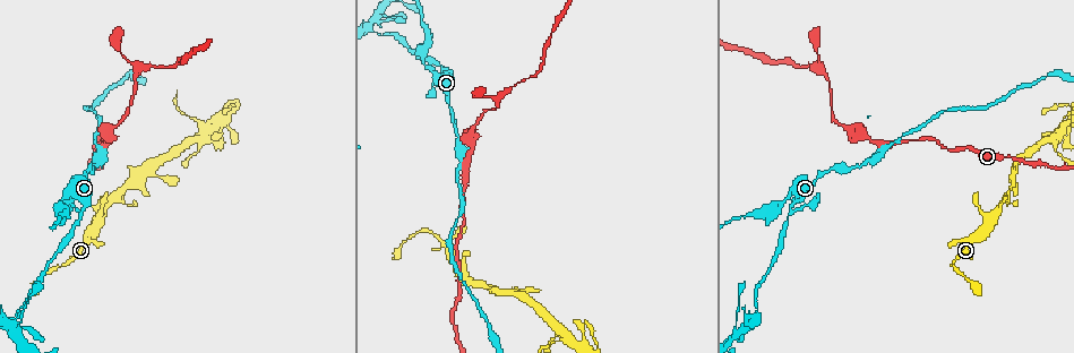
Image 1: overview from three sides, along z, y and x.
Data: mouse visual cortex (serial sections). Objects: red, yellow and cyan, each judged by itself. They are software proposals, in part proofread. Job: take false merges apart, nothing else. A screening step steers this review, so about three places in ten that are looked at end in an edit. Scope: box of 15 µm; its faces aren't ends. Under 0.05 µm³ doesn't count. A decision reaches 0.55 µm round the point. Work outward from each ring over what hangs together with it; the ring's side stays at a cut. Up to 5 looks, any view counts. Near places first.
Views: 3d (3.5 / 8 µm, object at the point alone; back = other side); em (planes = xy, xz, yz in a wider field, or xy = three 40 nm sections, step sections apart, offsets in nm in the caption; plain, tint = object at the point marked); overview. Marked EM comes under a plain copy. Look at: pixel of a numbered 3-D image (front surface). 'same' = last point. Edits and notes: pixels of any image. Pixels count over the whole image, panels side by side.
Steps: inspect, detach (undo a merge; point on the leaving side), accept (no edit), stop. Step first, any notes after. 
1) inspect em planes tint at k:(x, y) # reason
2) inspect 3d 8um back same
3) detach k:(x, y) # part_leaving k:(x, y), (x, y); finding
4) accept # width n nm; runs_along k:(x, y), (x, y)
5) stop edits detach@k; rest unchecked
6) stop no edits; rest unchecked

inspect 3d 8um at 1:(1013, 186) # abrupt turn

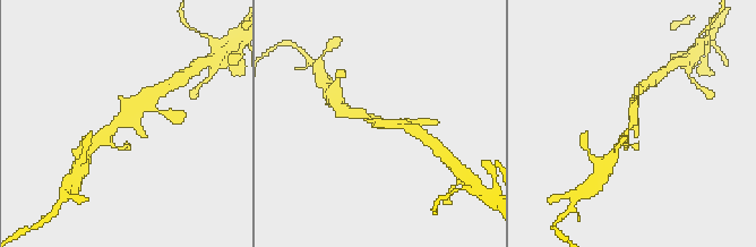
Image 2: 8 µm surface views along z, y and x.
inspect 3d 3.5um back at 2:(119, 118)

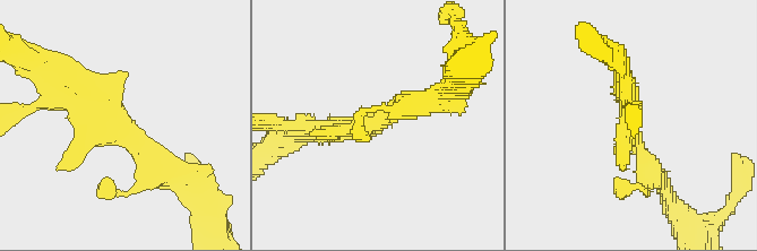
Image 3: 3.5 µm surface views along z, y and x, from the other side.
inspect em xy step 2 tint at 3:(627, 130) # need the tissue

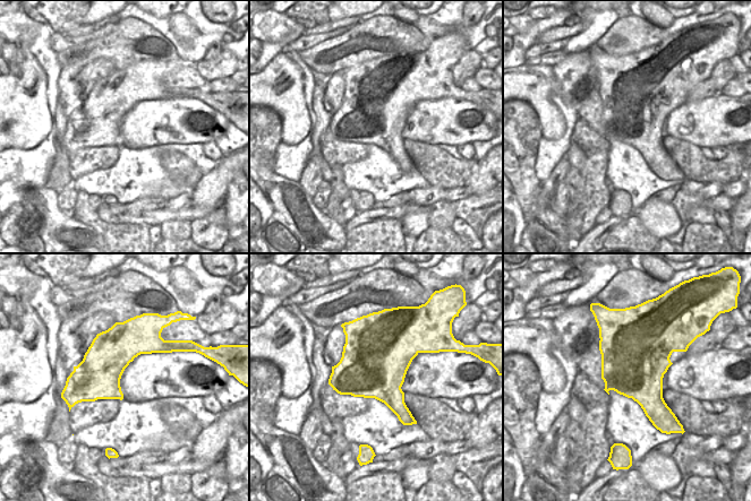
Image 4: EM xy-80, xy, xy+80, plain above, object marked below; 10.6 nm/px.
accept # runs_along 3:(174, 176), (56, 79); one cell here

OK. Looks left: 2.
inspect 3d 3.5um at 1:(450, 109) # narrows sharply

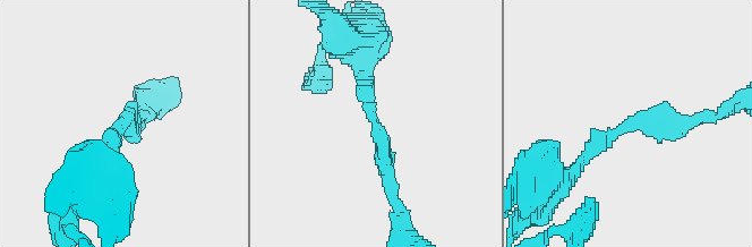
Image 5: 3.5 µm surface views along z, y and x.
inspect em xy step 5 tint at 5:(122, 126) # arm_widths 200, 200 nm; now the EM

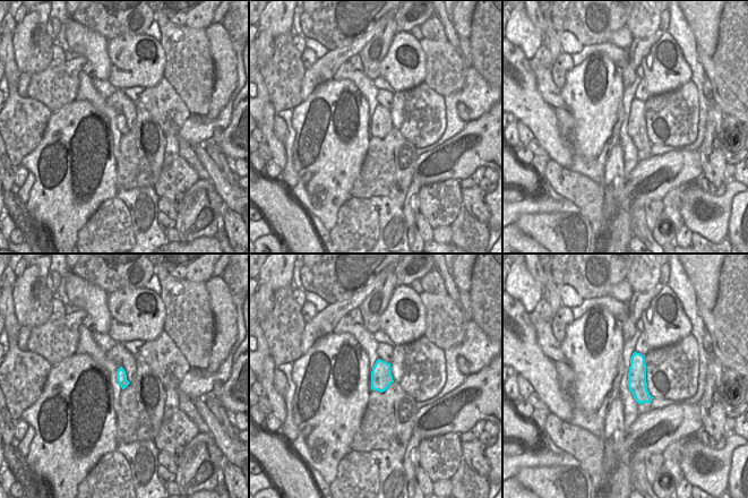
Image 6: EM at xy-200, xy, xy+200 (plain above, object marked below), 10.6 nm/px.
accept # runs_along 5:(574, 171), (623, 126), (701, 119); one cell here

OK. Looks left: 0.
stop no edits; rest unchecked

